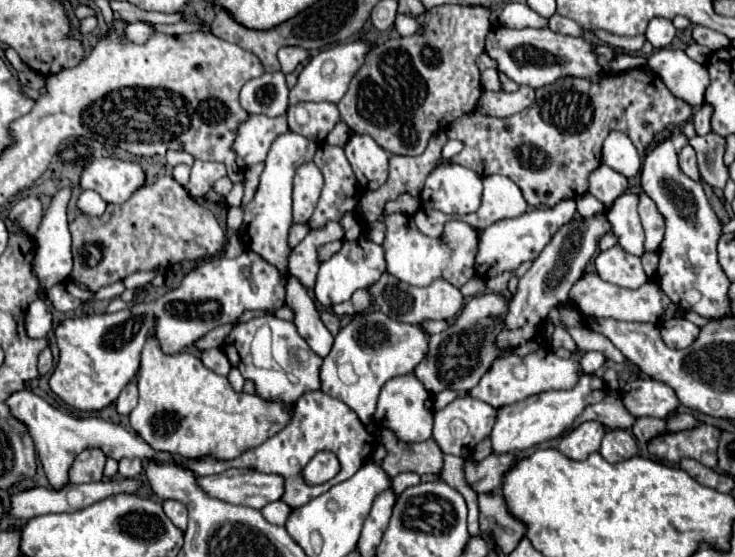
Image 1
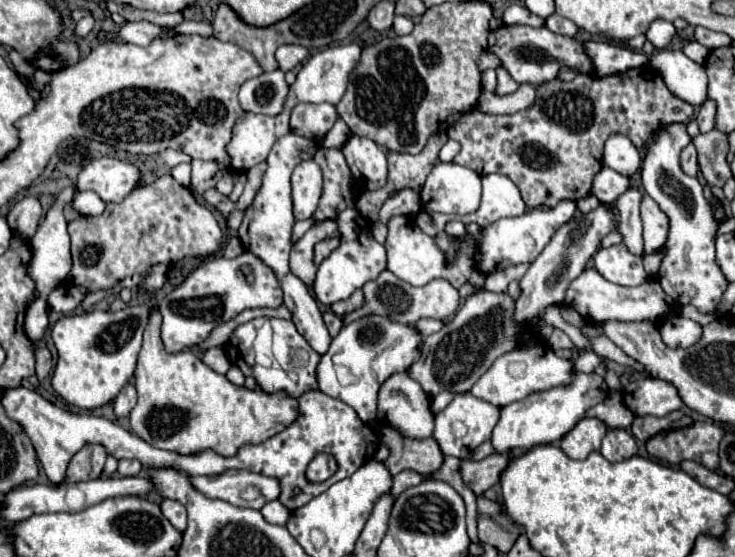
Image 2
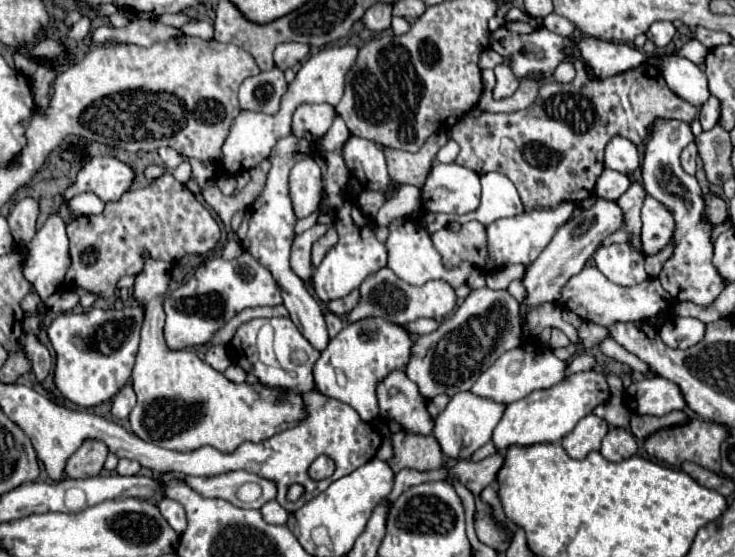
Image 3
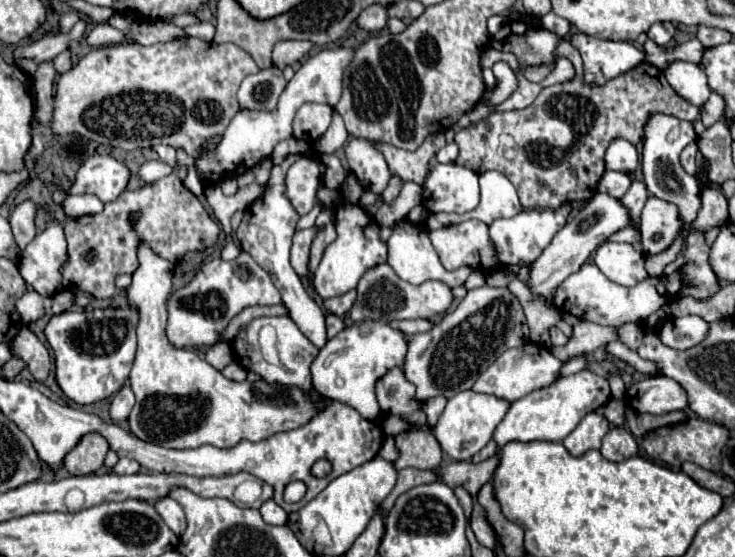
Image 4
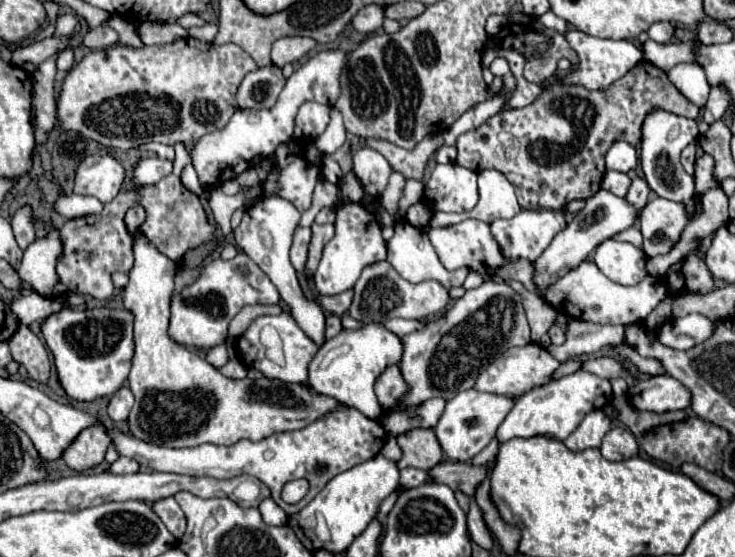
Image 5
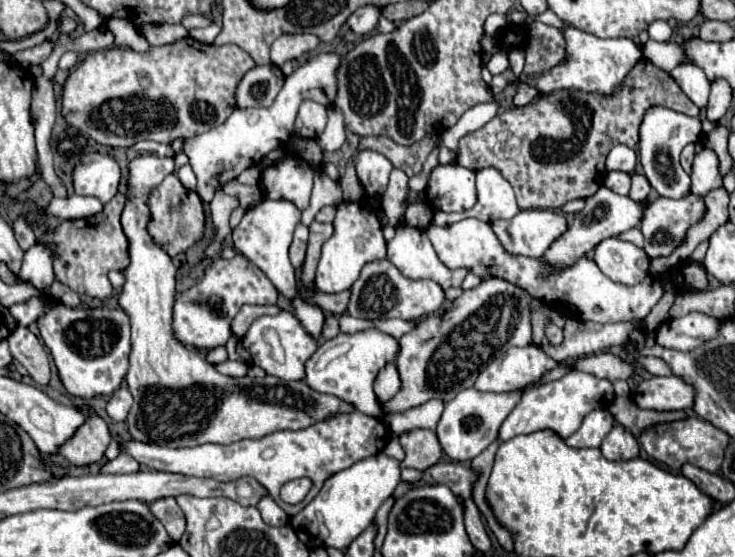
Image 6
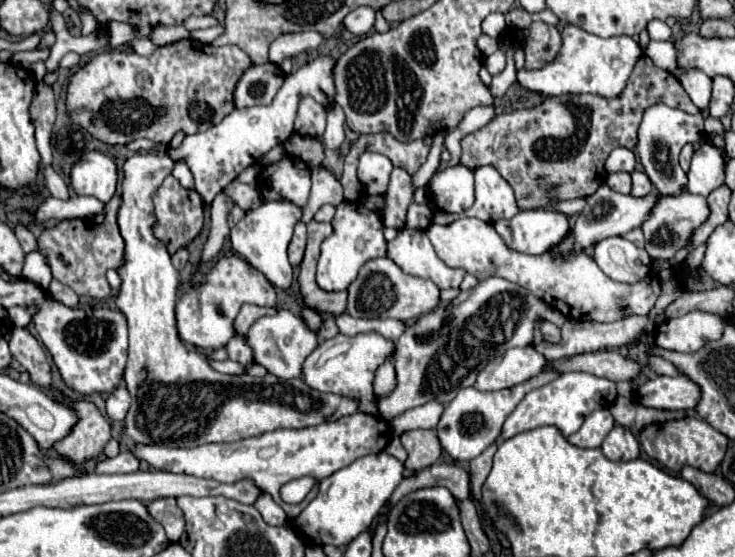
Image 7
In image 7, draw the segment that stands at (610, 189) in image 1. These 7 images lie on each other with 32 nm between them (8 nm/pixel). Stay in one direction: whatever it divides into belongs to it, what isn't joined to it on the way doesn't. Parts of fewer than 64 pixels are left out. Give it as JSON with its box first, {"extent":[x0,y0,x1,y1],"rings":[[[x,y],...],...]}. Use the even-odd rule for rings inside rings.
{"extent":[606,172,632,194],"rings":[[[612,172],[612,174],[608,174],[606,176],[606,184],[612,190],[620,192],[620,194],[630,194],[630,186],[632,186],[630,174],[626,174],[626,172]]]}

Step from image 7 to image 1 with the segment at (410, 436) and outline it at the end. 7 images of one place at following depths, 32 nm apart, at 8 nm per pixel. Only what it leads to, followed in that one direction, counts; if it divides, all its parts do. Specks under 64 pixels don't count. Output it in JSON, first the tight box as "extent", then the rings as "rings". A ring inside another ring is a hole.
{"extent":[380,430,442,480],"rings":[[[390,430],[380,432],[380,442],[386,446],[386,458],[382,460],[382,468],[392,480],[402,472],[416,474],[438,474],[442,470],[442,450],[430,438],[418,444],[404,444],[394,438]]]}

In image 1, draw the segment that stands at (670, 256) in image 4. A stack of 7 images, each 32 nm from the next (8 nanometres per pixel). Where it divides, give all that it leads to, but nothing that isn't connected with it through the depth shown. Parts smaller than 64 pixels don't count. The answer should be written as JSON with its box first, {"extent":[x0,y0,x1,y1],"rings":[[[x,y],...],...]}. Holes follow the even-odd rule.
{"extent":[642,252,658,276],"rings":[[[644,252],[642,254],[642,266],[644,266],[644,272],[648,276],[654,276],[656,274],[656,266],[658,266],[658,254],[656,252]]]}

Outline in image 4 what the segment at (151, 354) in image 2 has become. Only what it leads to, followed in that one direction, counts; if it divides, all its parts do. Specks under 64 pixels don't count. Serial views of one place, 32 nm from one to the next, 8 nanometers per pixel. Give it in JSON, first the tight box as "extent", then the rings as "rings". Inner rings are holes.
{"extent":[128,246,314,450],"rings":[[[148,246],[138,248],[140,266],[132,276],[128,288],[130,306],[138,308],[138,352],[130,372],[130,384],[136,394],[136,406],[132,408],[128,422],[130,430],[146,442],[154,442],[164,448],[186,450],[198,448],[202,444],[212,444],[216,448],[234,448],[242,440],[260,442],[278,432],[294,430],[306,424],[314,414],[314,404],[308,396],[294,386],[268,384],[264,380],[256,382],[232,382],[202,360],[196,352],[174,348],[166,334],[166,298],[172,292],[172,268],[174,264],[156,256]],[[174,400],[176,412],[164,412],[158,418],[158,408],[150,408],[154,402]]]}

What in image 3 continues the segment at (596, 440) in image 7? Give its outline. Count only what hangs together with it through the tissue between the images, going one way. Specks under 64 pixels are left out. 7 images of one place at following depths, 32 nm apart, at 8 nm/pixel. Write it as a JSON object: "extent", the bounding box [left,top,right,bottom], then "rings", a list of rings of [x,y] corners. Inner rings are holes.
{"extent":[562,416,608,458],"rings":[[[586,416],[582,418],[576,428],[562,440],[562,448],[572,458],[586,458],[588,452],[600,450],[600,442],[608,432],[608,424],[598,416]]]}

